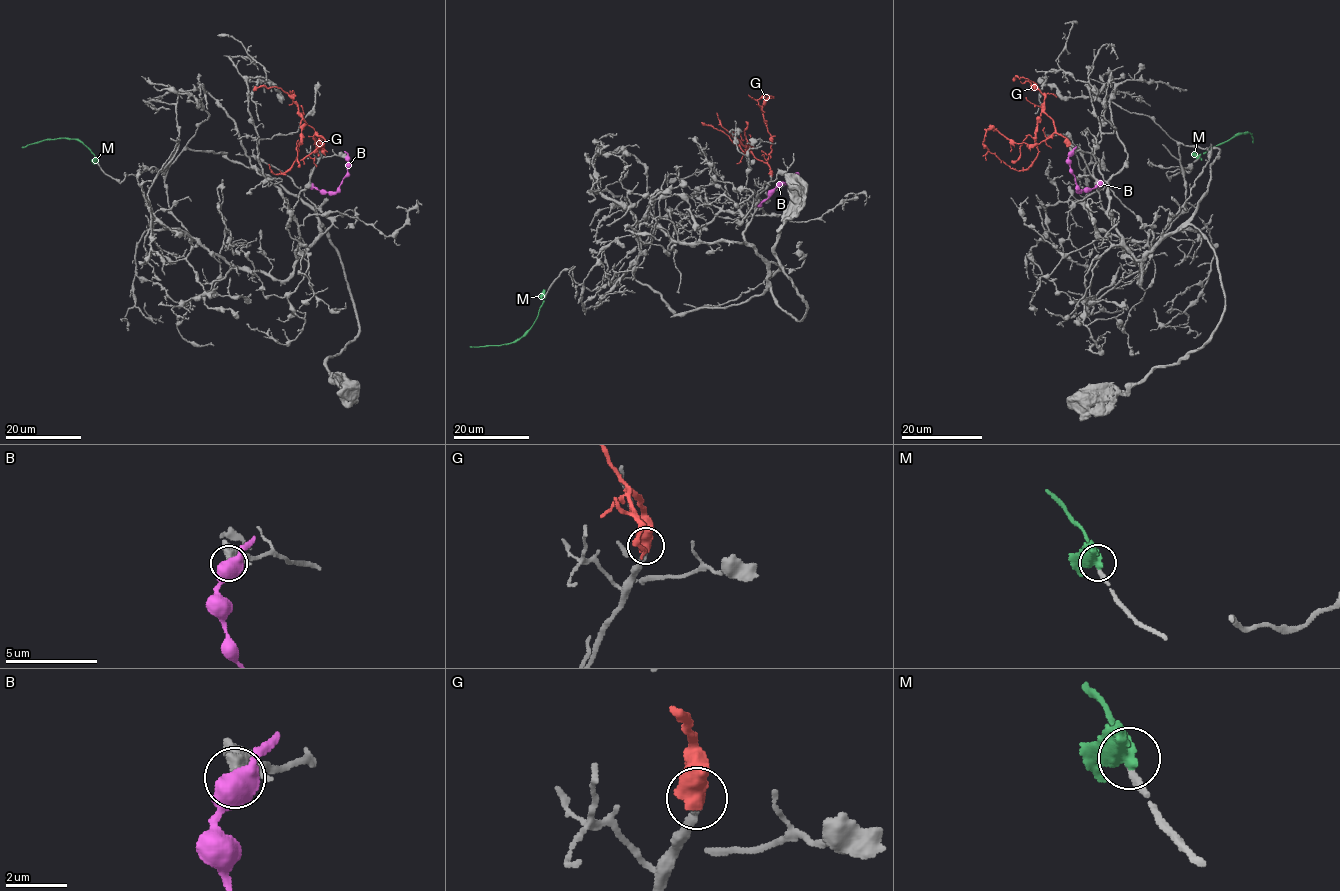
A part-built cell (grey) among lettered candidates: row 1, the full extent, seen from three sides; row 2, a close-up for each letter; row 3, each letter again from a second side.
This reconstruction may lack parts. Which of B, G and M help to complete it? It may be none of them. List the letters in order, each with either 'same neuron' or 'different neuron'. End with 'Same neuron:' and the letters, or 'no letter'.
B: different neuron
G: same neuron
M: different neuron
Same neuron: G

